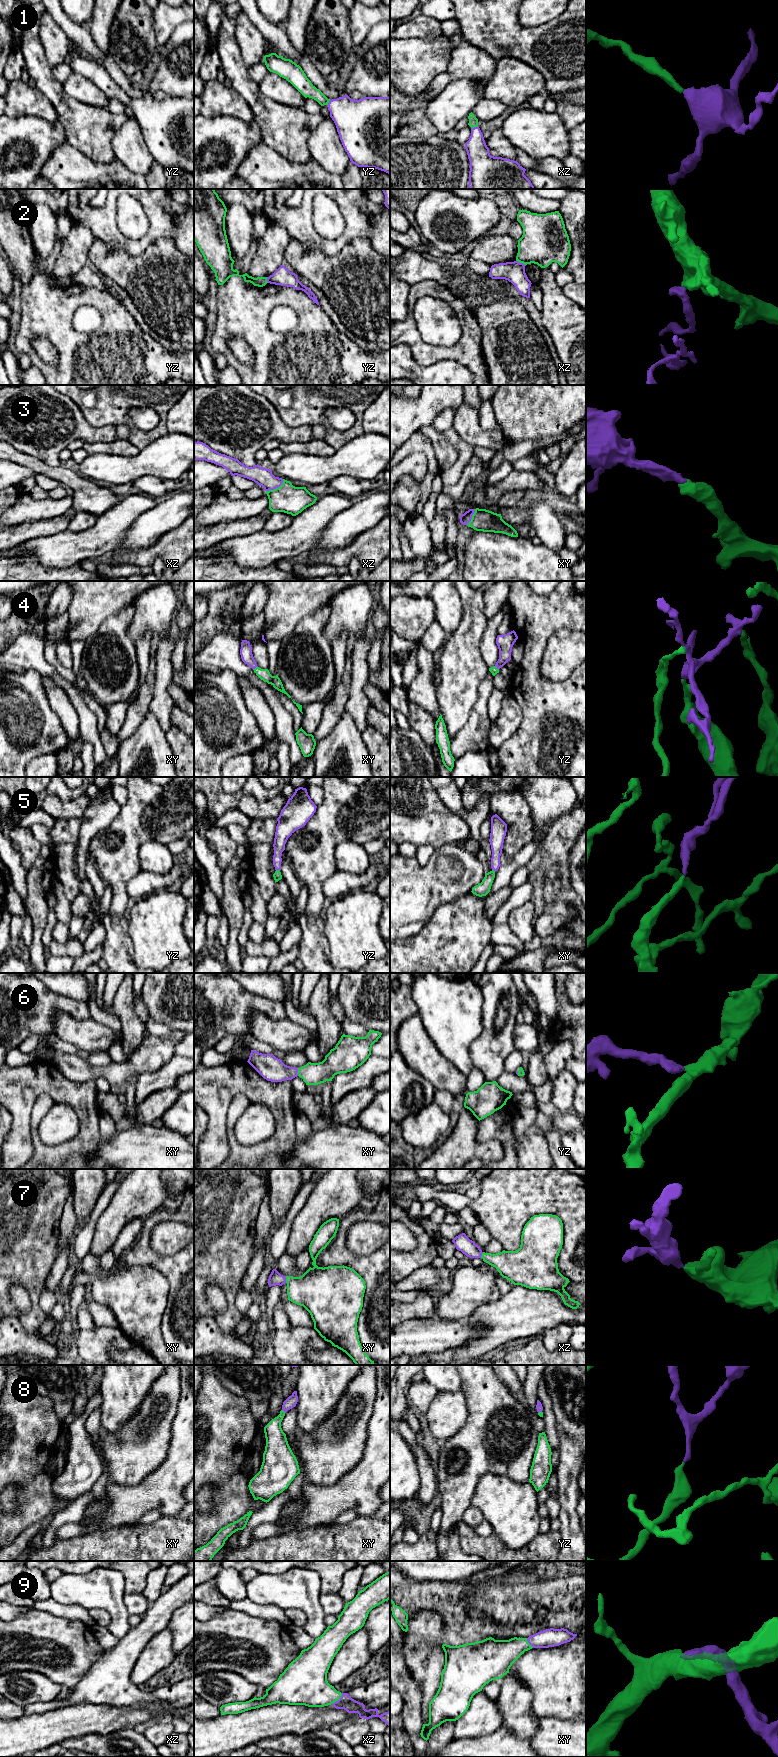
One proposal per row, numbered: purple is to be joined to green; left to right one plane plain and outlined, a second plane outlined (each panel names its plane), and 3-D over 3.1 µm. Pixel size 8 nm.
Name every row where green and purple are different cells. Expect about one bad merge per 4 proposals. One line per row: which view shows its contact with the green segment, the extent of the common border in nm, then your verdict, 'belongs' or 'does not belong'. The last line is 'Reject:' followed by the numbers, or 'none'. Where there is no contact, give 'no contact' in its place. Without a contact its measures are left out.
1: contact in xz; length 60 nm; belongs
2: contact in xz; length 90 nm; does not belong
3: contact in xz; length 170 nm; belongs
4: contact in xy; length 50 nm; belongs
5: contact in yz; length 30 nm; belongs
6: contact in xy; length 60 nm; belongs
7: contact in xy; length 60 nm; belongs
8: contact in xy; length 40 nm; belongs
9: contact in xz; length 130 nm; belongs
Reject: 2

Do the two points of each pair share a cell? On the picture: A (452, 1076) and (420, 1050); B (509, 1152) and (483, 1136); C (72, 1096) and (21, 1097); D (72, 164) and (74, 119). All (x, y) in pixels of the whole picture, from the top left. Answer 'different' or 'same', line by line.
A: same
B: same
C: same
D: different

